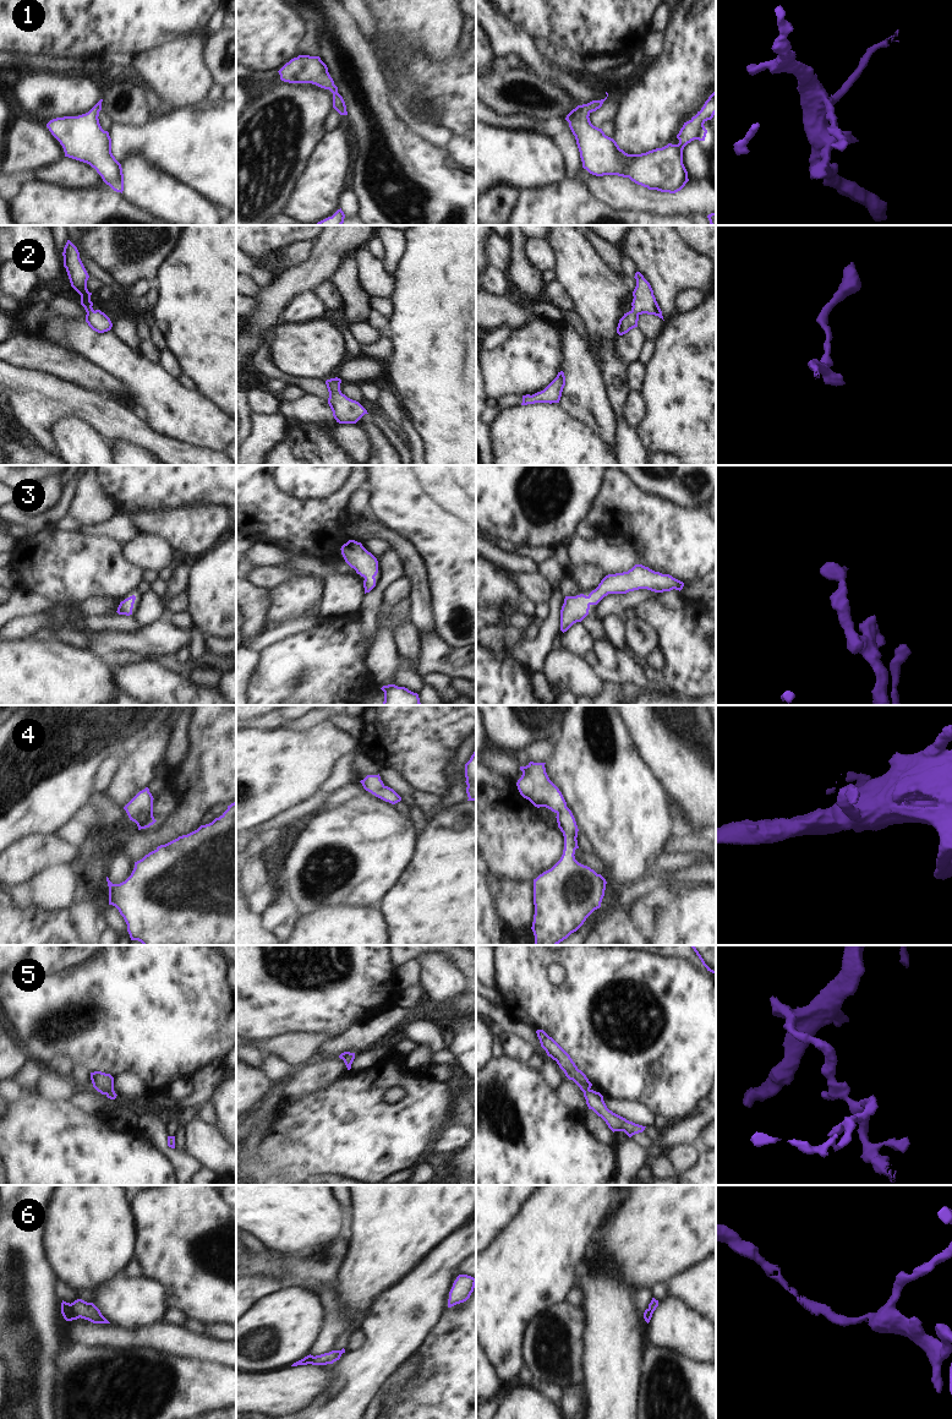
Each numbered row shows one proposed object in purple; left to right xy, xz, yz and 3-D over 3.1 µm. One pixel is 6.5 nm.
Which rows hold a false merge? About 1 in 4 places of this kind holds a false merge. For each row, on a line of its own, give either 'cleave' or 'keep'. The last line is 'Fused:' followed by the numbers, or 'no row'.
1: keep
2: keep
3: keep
4: keep
5: keep
6: keep
Fused: no row

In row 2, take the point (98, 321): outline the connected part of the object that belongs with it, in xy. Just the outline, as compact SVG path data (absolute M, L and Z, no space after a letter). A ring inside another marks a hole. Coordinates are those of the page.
M67 240L64 247L64 267L66 268L71 286L81 295L81 305L84 307L86 322L88 326L98 332L104 333L111 329L113 323L110 318L100 310L93 310L91 301L92 293L87 289L87 280L89 278L81 258L77 247Z

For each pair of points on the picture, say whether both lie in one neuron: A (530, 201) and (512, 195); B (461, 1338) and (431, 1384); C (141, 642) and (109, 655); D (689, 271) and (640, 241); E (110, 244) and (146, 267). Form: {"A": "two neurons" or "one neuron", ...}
{"A": "two neurons", "B": "one neuron", "C": "one neuron", "D": "one neuron", "E": "one neuron"}

